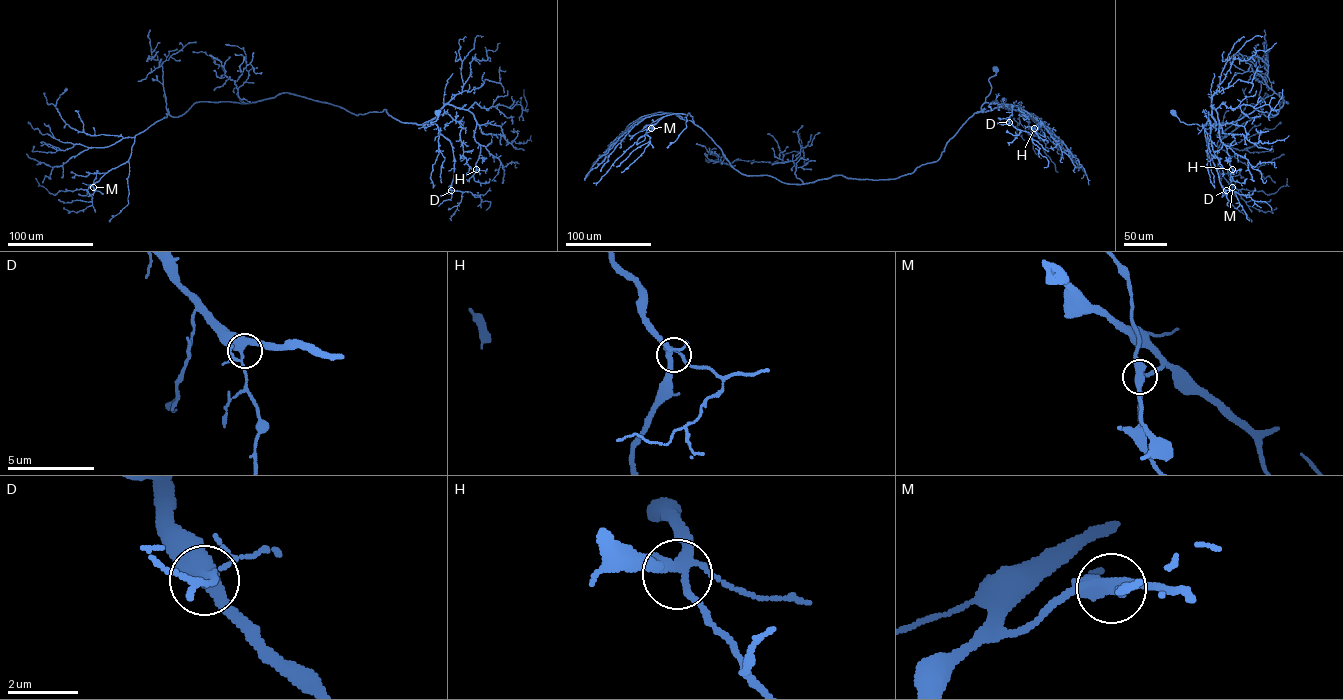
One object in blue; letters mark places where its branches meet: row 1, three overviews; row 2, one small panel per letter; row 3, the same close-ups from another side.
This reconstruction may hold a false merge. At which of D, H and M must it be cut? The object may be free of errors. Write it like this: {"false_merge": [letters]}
{"false_merge": ["M"]}

